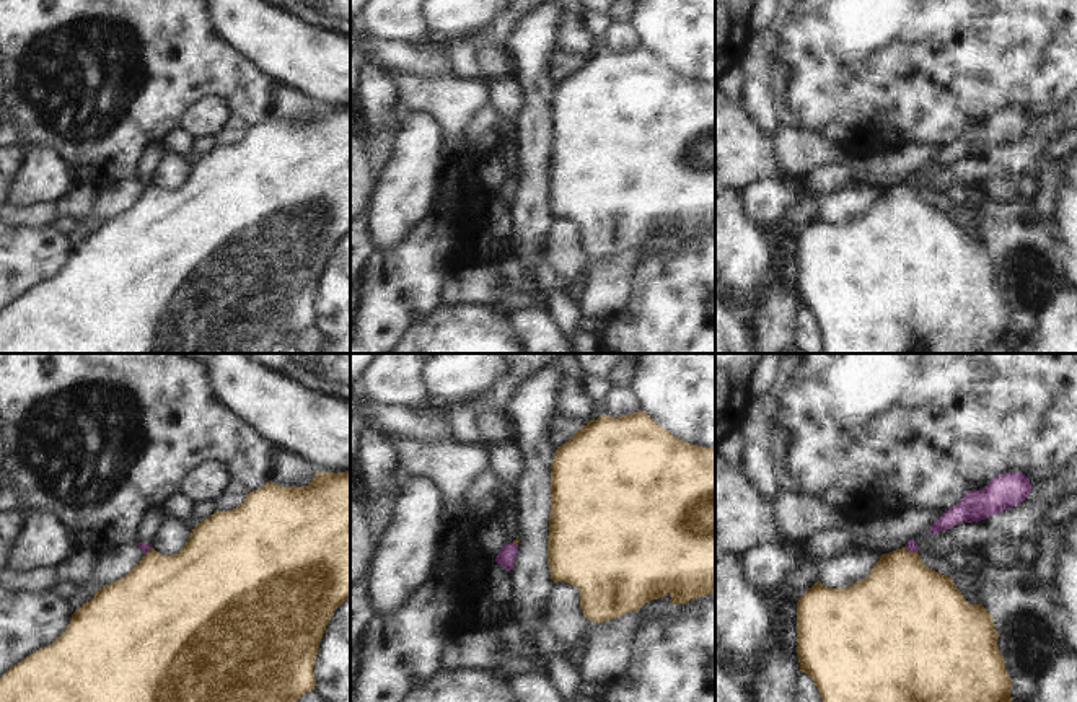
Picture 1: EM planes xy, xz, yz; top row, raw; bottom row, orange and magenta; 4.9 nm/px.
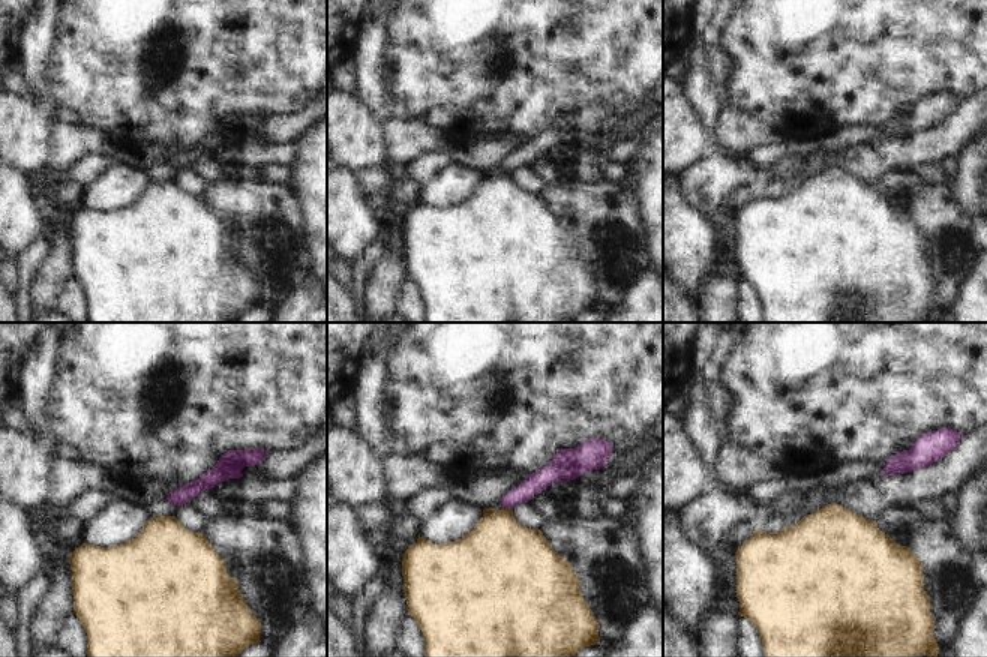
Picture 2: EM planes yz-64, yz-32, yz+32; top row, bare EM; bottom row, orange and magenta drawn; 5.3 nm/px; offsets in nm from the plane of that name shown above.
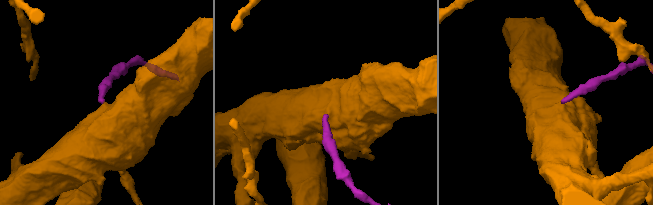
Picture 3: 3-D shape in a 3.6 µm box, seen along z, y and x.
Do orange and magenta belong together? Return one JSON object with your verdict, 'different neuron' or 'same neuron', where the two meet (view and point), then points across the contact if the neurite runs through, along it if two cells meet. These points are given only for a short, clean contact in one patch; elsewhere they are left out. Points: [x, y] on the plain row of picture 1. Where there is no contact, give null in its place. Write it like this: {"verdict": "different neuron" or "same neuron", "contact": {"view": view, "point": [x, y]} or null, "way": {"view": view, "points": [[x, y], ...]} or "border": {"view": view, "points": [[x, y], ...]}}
{"verdict": "different neuron", "contact": {"view": "yz", "point": [911, 188]}, "border": {"view": "yz", "points": [[905, 183], [916, 188]]}}

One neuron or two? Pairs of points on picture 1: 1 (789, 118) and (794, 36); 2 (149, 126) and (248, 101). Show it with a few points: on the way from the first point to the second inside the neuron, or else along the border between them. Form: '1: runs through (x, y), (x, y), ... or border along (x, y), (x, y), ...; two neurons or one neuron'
1: border along (789, 67), (786, 103), (800, 124); two neurons
2: runs through (173, 101), (189, 85), (224, 85); one neuron

